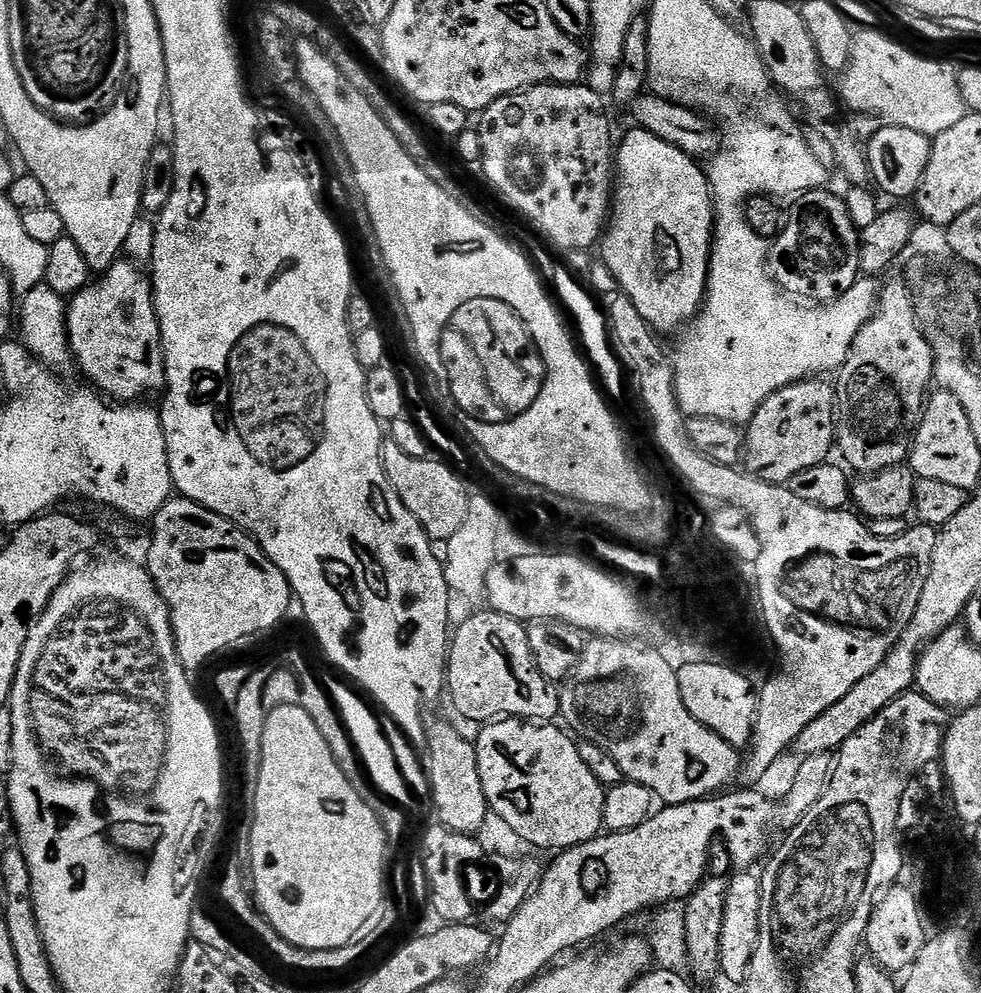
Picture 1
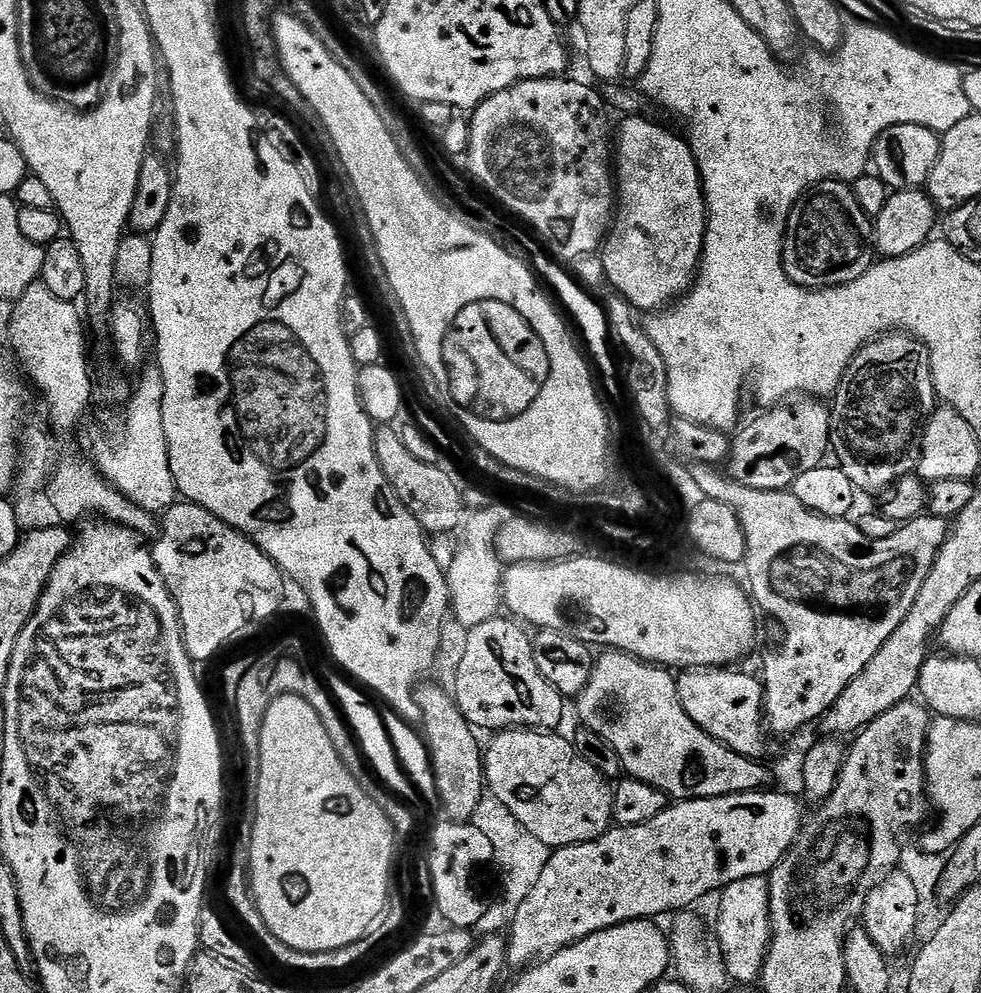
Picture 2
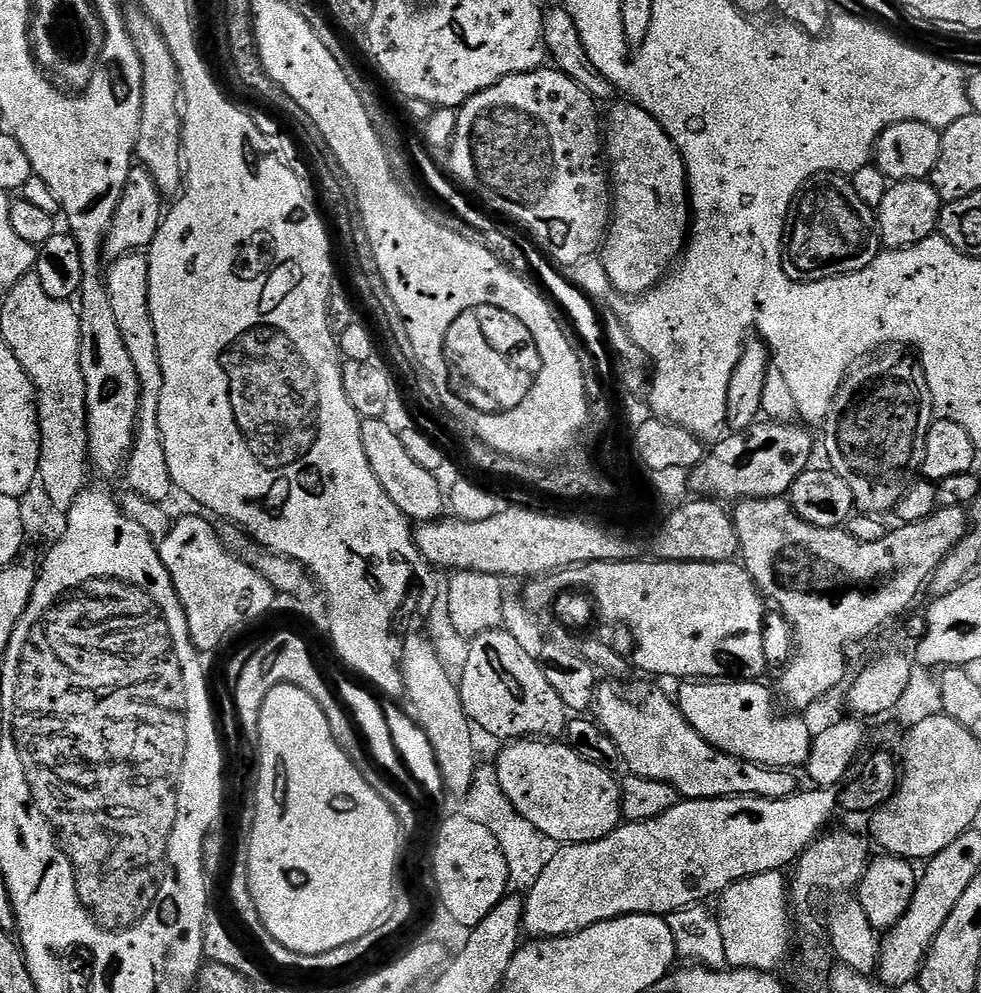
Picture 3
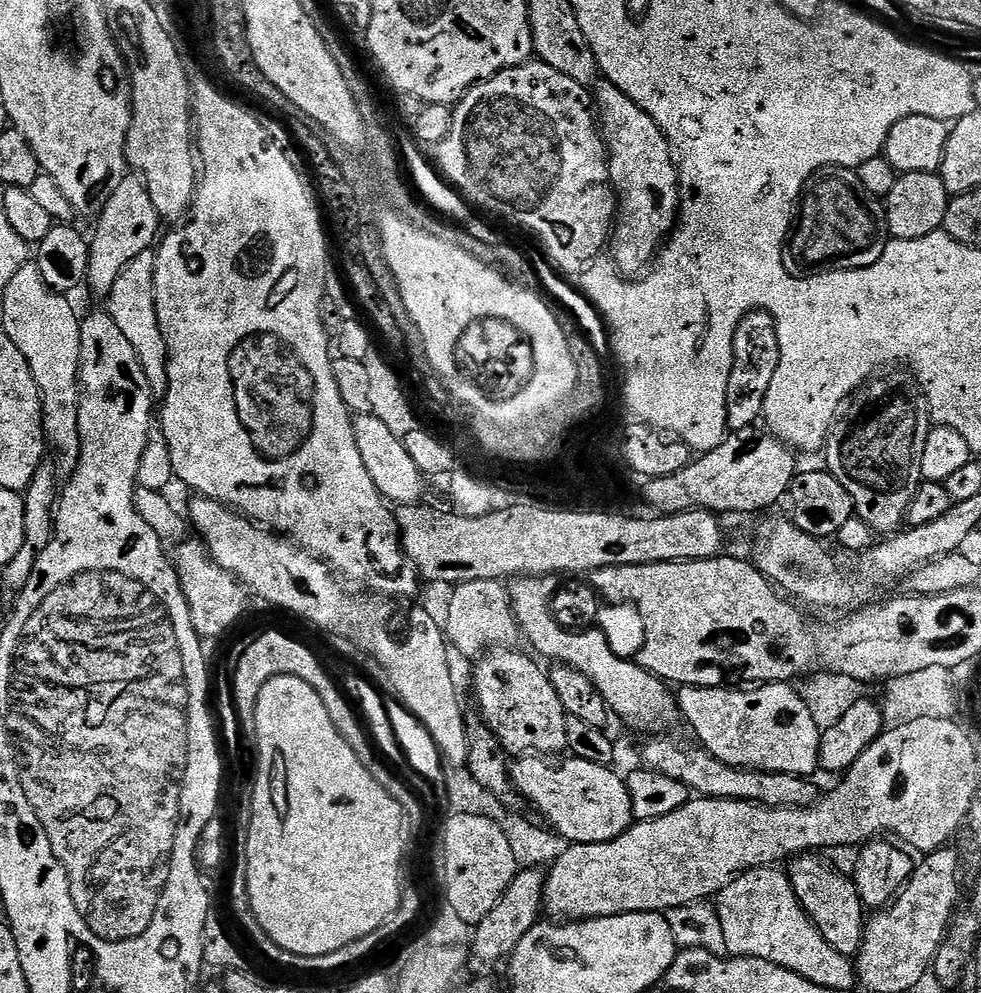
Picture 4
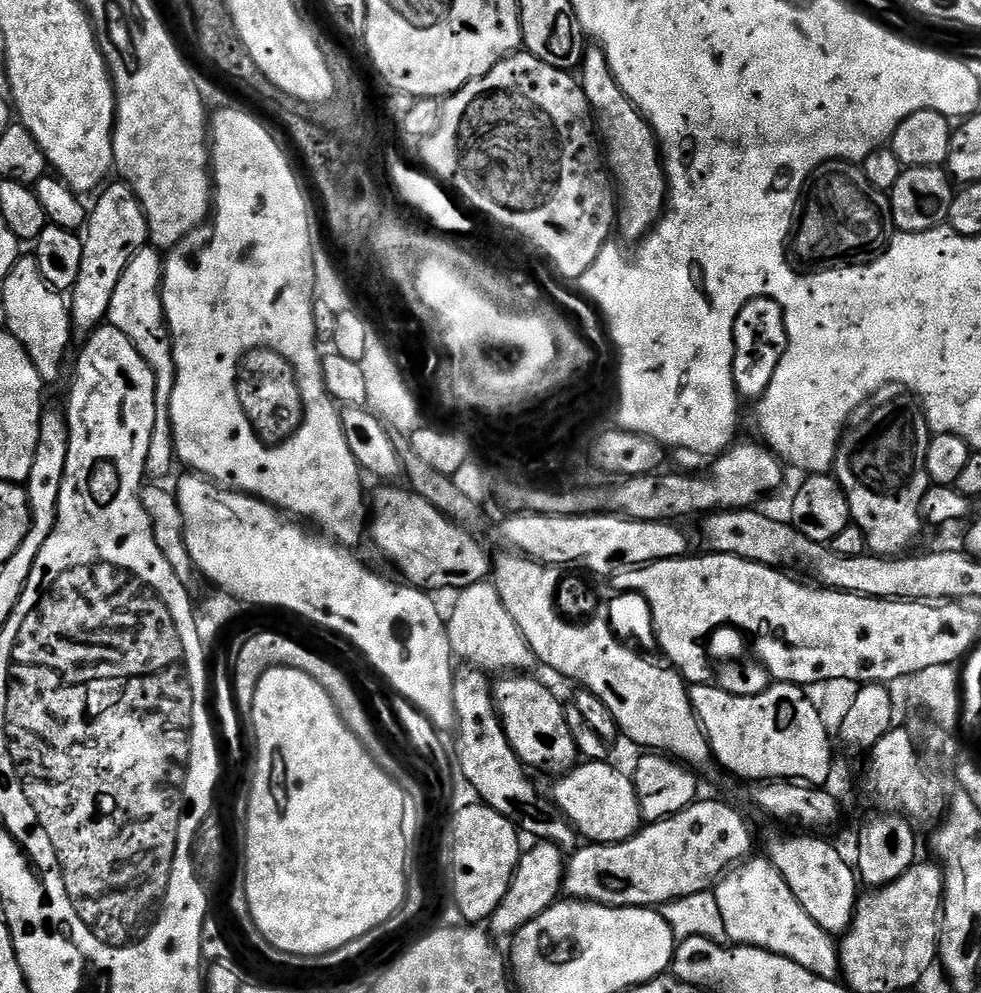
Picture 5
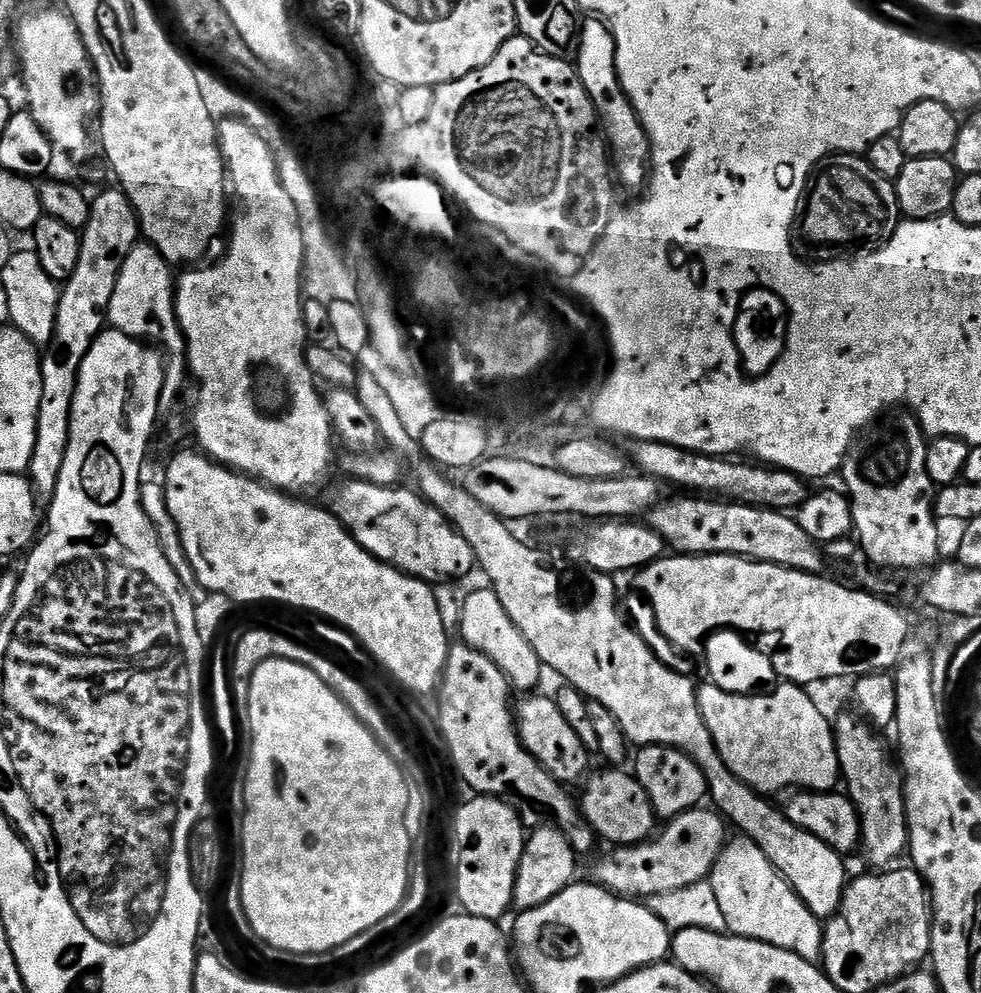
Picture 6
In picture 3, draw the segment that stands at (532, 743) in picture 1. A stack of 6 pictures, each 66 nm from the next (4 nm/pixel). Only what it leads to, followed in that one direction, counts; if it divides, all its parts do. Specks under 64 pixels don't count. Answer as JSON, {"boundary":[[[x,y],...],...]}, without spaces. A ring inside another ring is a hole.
{"boundary":[[[521,738],[505,743],[500,757],[494,760],[497,780],[506,797],[523,818],[532,822],[546,836],[558,845],[589,844],[606,838],[620,827],[620,786],[609,769],[586,762],[567,742],[549,742],[544,738]]]}

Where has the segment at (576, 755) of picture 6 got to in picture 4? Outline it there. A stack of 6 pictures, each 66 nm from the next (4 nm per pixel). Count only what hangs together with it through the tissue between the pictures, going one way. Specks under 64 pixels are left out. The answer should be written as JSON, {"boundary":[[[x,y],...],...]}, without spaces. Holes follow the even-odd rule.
{"boundary":[[[496,646],[487,654],[481,655],[476,664],[476,700],[480,703],[480,712],[484,715],[483,723],[500,739],[505,753],[539,754],[551,757],[551,752],[564,752],[568,746],[566,726],[569,715],[564,711],[562,702],[550,682],[547,671],[539,668],[524,652],[515,652],[512,646]]]}

